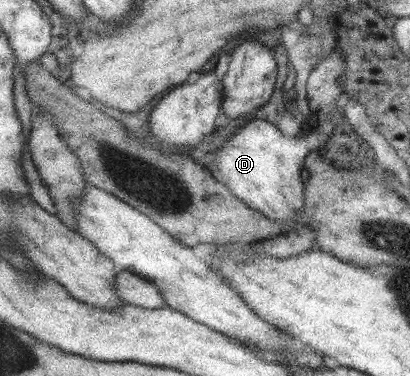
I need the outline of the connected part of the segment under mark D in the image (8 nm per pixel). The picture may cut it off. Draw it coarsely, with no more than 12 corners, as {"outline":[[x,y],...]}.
{"outline":[[338,112],[301,137],[252,119],[209,153],[221,183],[271,221],[303,206],[304,158]]}

